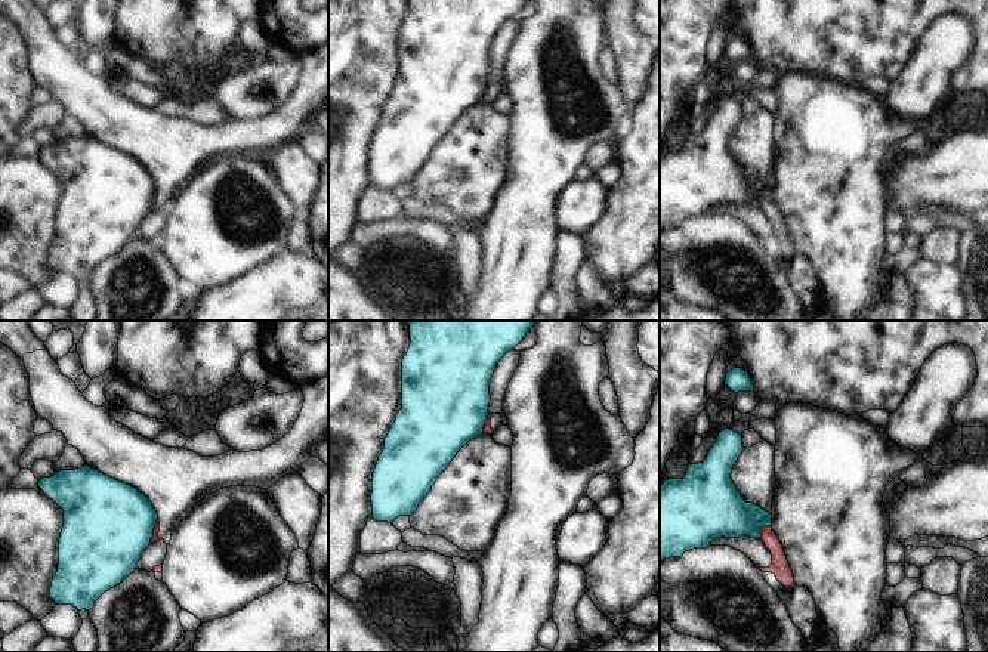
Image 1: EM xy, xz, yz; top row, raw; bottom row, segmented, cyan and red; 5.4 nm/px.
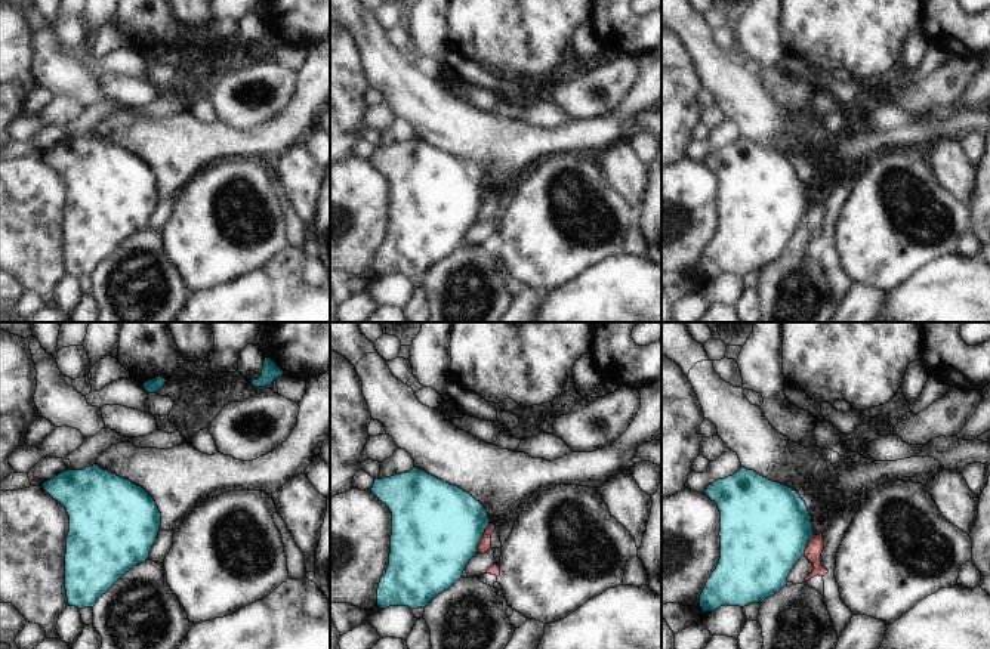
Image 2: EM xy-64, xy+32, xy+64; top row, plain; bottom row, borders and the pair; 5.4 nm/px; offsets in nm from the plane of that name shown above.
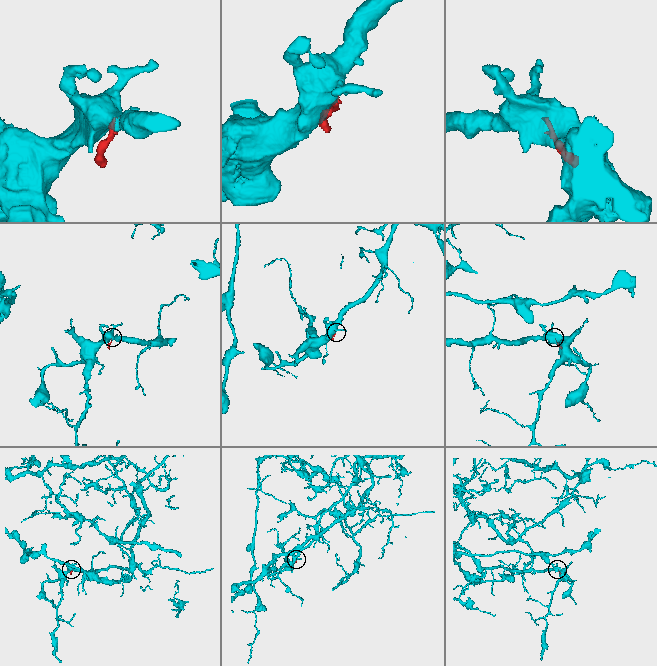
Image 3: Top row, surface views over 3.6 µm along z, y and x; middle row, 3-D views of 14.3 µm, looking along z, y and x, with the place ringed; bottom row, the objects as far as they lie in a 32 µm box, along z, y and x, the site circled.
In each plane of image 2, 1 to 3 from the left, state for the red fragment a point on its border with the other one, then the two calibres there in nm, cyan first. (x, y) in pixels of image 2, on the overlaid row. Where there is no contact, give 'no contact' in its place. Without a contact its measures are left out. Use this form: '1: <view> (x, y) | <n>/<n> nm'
1: no contact
2: xy+32 (481, 537) | 480/70 nm
3: xy+64 (807, 544) | 500/90 nm

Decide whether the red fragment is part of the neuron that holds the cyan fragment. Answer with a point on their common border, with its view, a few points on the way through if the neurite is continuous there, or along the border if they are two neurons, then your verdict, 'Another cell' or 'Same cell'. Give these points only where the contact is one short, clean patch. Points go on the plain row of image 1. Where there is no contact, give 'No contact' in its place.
Touches cyan at yz (760, 198). Boundary: yz (769, 194), (760, 198), (759, 206). Another cell

